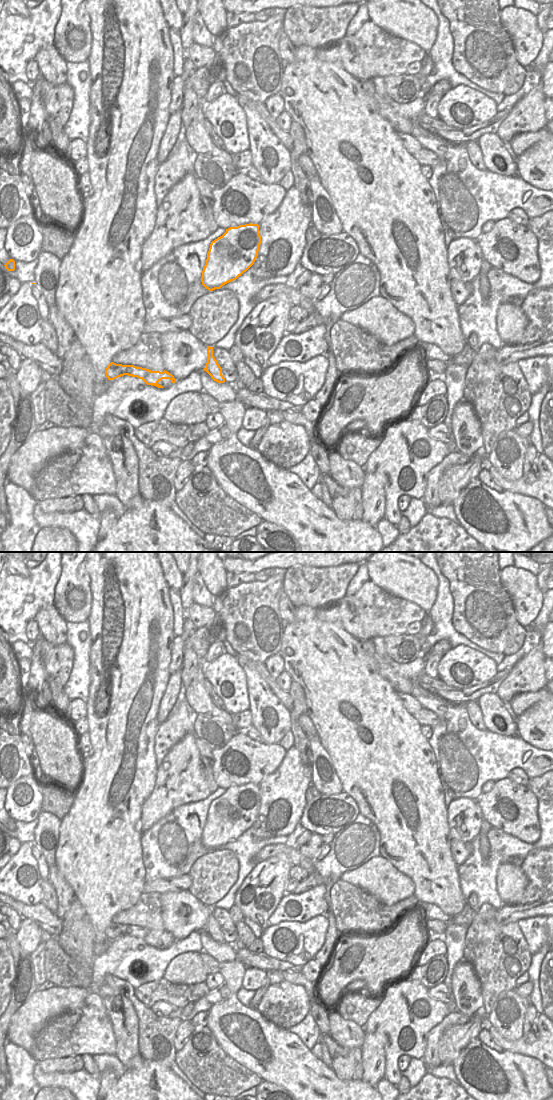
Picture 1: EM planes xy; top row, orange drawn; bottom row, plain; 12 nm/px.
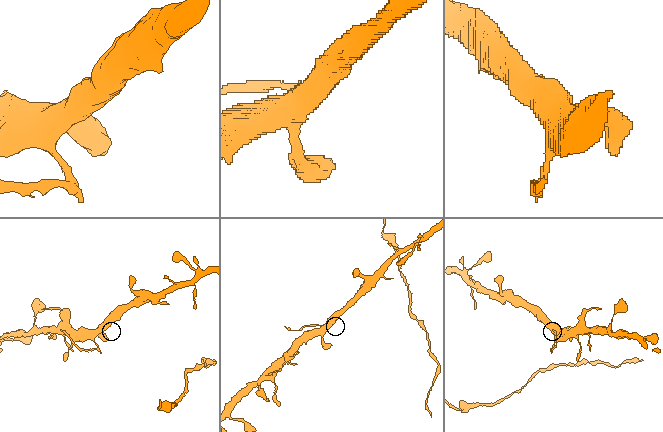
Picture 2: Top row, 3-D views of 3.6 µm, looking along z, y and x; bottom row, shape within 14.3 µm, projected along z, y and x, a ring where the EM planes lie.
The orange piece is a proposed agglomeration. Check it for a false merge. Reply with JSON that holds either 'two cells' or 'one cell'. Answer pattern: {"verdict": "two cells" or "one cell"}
{"verdict": "two cells"}

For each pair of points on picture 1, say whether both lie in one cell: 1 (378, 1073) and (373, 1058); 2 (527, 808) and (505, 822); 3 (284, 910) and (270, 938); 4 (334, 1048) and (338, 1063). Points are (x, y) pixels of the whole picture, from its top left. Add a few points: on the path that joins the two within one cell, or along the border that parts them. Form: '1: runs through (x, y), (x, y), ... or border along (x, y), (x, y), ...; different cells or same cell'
1: runs through (374, 1069), (373, 1062); same cell
2: runs through (521, 814), (516, 820), (511, 822); same cell
3: border along (301, 923), (296, 921), (280, 921), (269, 925); different cells
4: border along (332, 1057), (345, 1056), (351, 1062), (354, 1071); different cells

